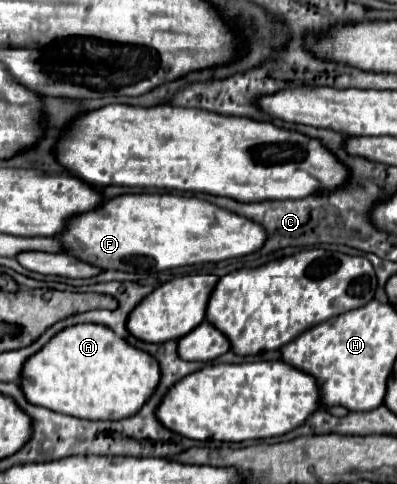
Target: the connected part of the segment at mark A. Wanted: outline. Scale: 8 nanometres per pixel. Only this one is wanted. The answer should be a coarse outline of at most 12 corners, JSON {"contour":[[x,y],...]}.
{"contour":[[98,324],[58,332],[26,398],[86,420],[134,416],[160,364]]}

